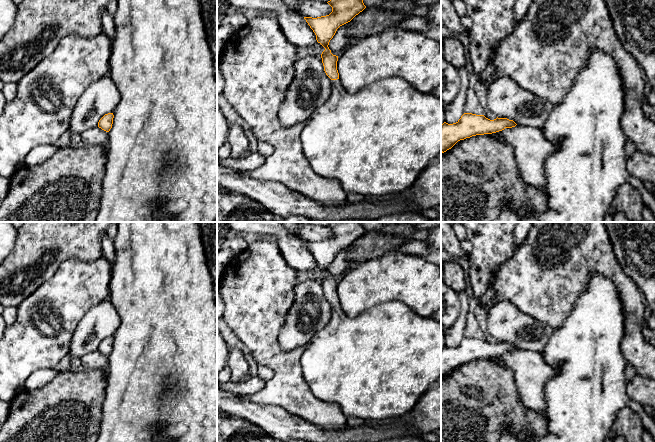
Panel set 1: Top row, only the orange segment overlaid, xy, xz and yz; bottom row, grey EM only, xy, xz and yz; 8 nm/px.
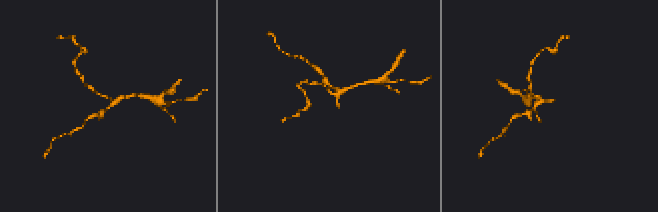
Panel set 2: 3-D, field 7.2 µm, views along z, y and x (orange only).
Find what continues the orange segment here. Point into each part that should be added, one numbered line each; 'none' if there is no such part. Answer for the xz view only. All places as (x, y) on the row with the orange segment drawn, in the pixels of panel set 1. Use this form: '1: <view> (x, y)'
1: xz (377, 141)

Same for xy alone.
none

